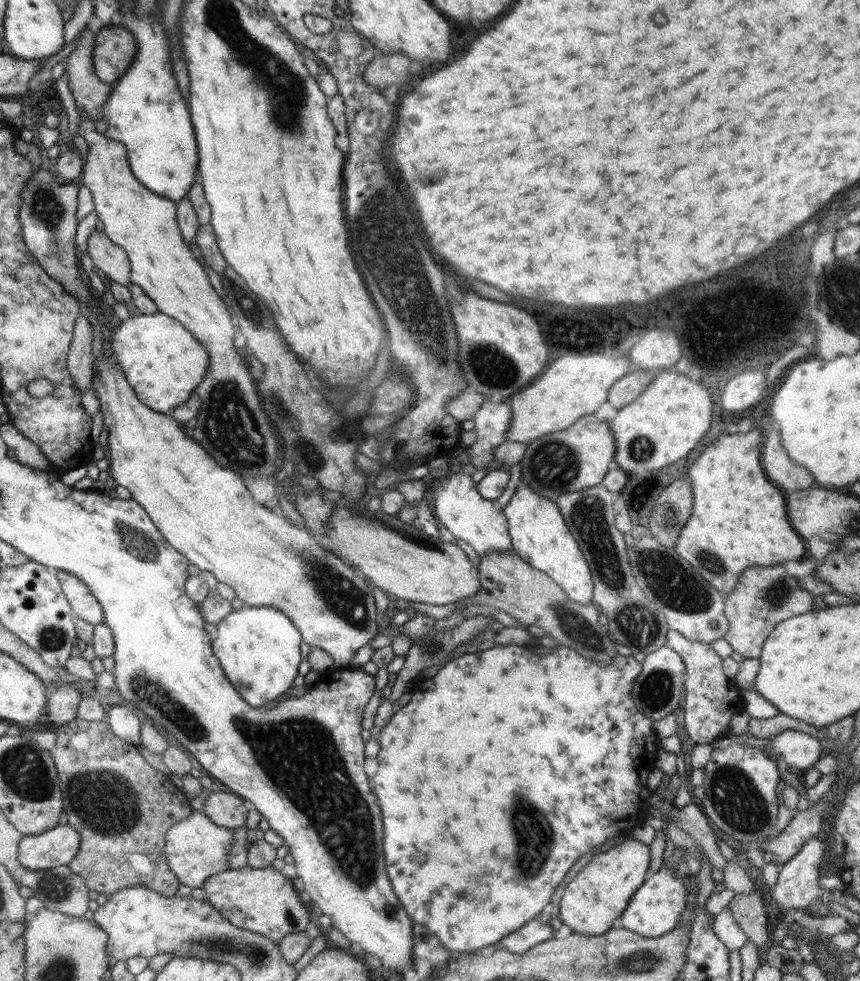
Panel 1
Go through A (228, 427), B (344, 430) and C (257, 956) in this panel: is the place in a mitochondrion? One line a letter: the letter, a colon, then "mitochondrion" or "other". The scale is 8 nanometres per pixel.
A: mitochondrion
B: other
C: mitochondrion

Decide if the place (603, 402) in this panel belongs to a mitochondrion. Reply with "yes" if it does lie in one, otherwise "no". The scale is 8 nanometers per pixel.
no

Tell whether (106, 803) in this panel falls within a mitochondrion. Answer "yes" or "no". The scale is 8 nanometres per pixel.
yes

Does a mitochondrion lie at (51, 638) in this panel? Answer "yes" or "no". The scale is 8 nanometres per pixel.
yes

